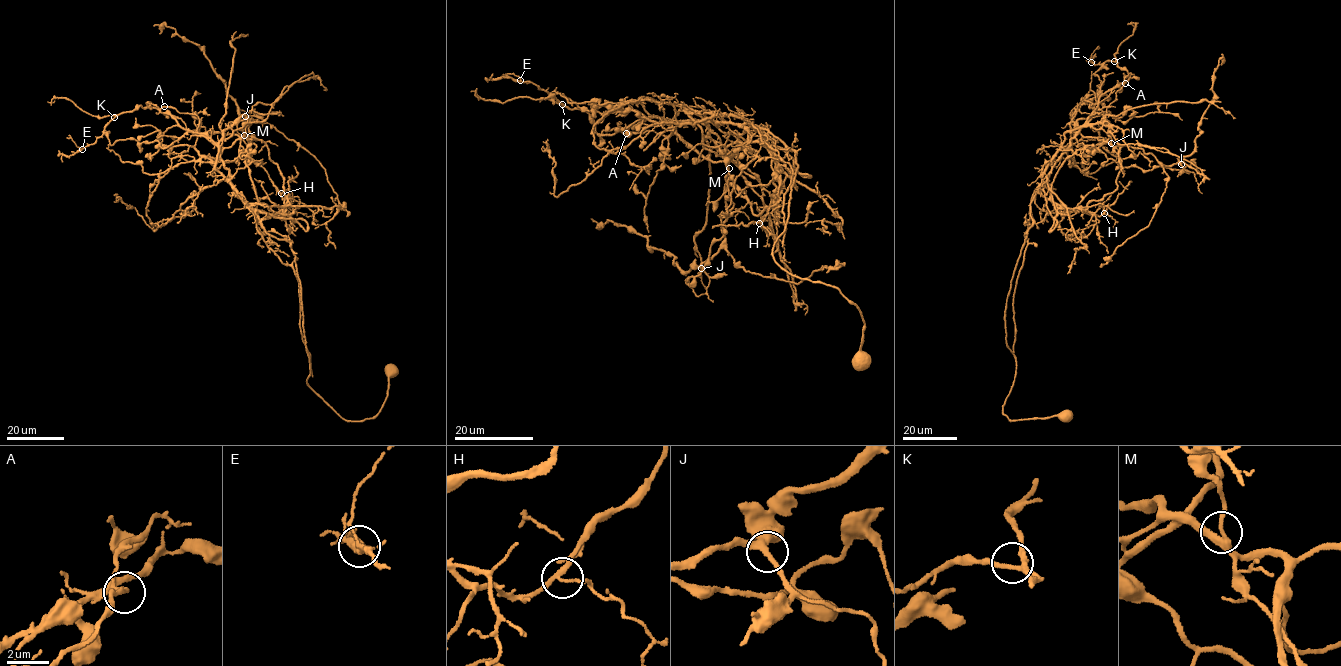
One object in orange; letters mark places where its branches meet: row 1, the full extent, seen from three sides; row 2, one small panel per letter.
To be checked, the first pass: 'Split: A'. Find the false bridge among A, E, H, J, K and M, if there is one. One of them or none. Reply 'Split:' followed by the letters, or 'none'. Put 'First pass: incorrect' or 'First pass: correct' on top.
First pass: correct
Split: A

